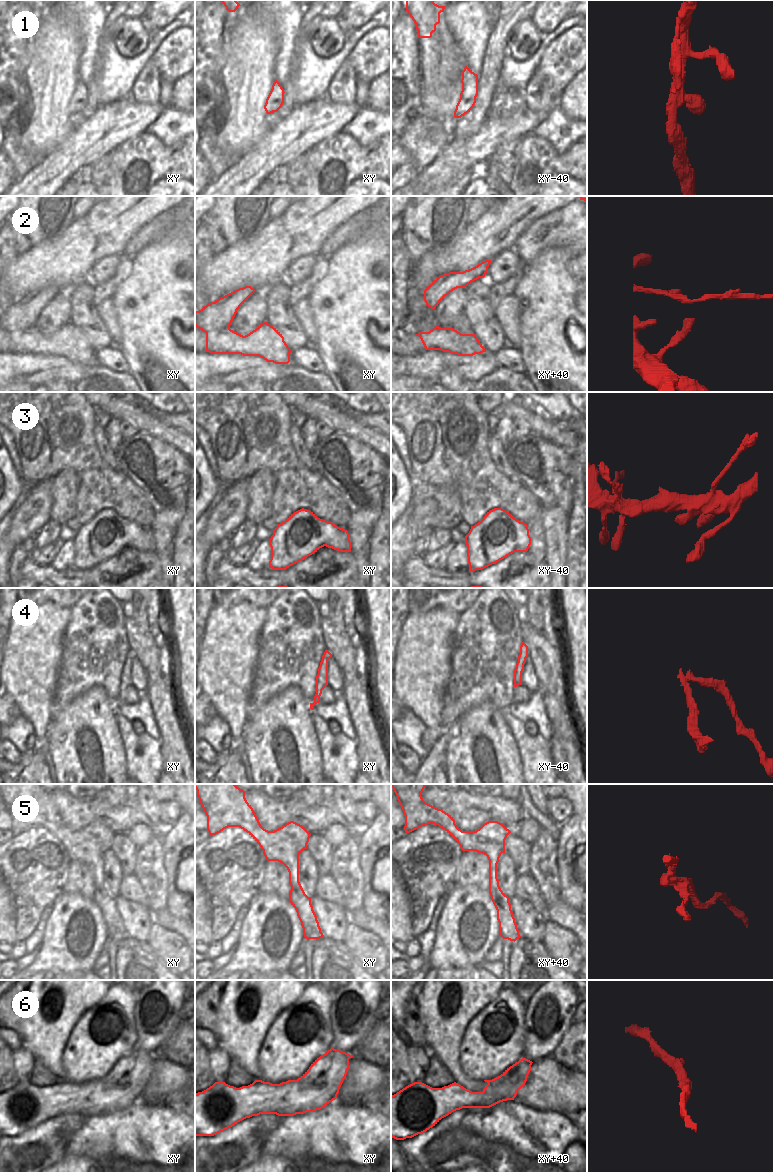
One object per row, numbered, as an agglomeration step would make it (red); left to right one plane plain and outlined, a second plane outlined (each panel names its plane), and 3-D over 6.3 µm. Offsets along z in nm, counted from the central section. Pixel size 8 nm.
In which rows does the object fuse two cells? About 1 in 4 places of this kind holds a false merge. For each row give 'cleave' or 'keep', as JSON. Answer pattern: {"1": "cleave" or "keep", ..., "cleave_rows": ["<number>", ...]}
{"1": "keep", "2": "cleave", "3": "keep", "4": "cleave", "5": "keep", "6": "keep", "cleave_rows": ["2", "4"]}

